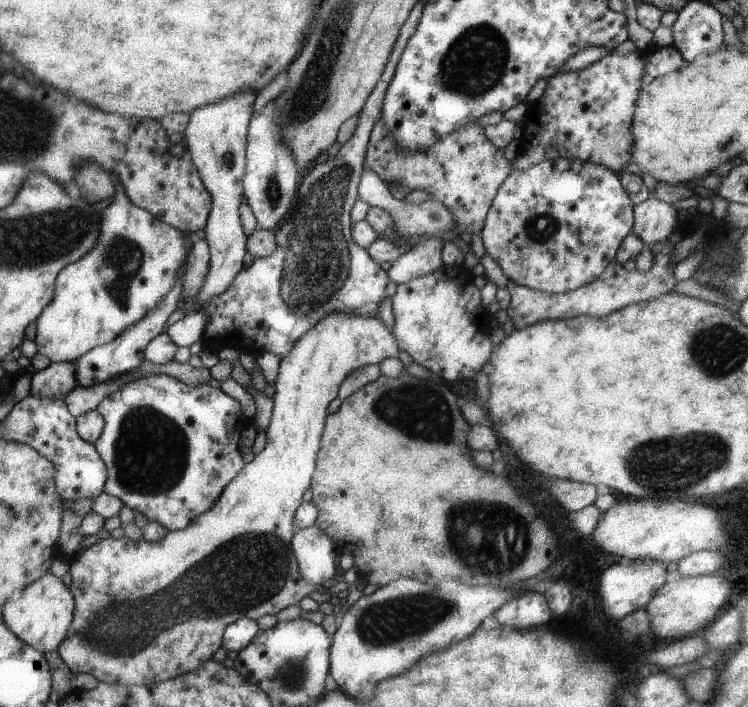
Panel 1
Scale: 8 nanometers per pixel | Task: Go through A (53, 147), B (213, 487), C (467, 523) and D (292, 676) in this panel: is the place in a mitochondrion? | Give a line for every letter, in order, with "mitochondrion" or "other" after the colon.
A: other
B: other
C: mitochondrion
D: mitochondrion

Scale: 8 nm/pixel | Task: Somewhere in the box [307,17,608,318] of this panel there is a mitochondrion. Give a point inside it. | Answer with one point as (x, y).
(476, 62)

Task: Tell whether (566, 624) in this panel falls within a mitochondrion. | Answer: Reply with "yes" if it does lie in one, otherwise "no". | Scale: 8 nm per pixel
no

